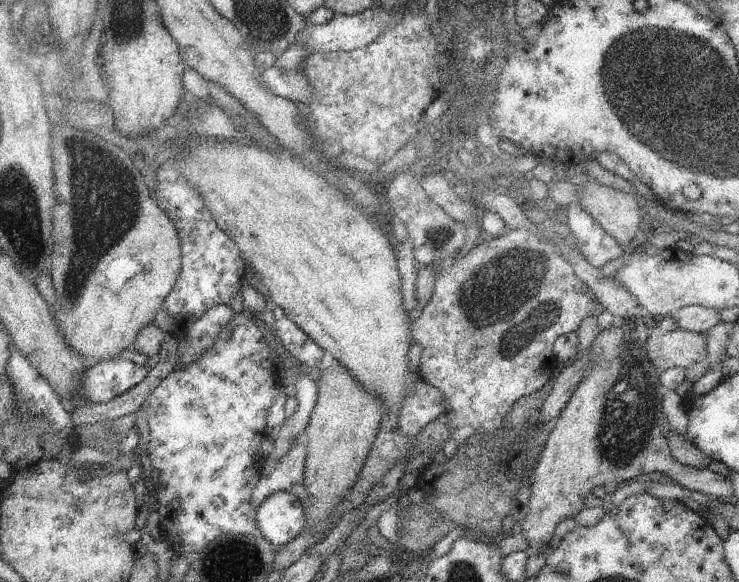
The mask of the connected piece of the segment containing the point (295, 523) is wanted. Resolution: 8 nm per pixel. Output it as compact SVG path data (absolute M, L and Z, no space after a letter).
M276 491L258 509L259 528L274 545L290 544L304 532L308 524L302 500L291 491Z

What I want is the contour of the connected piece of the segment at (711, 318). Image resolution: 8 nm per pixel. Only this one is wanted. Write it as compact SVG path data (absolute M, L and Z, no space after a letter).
M698 305L681 308L668 317L676 320L678 328L700 334L706 334L721 321L719 311Z

